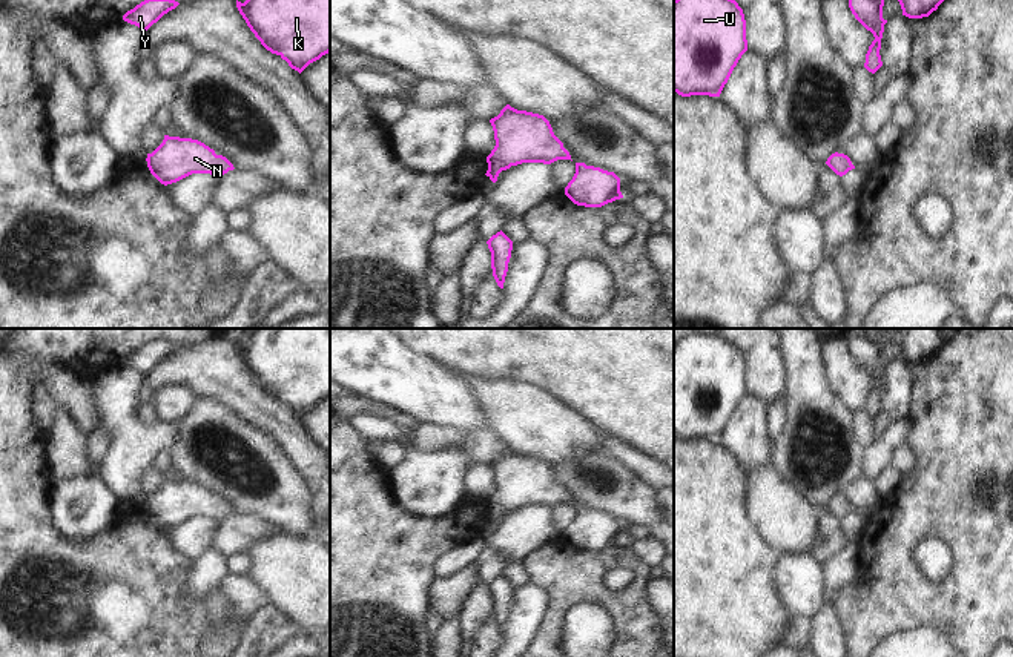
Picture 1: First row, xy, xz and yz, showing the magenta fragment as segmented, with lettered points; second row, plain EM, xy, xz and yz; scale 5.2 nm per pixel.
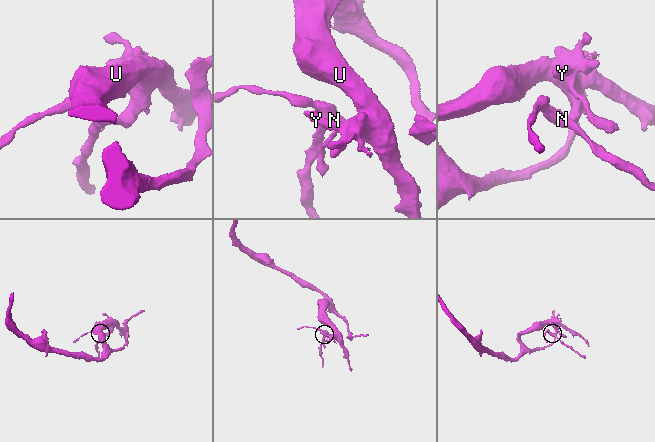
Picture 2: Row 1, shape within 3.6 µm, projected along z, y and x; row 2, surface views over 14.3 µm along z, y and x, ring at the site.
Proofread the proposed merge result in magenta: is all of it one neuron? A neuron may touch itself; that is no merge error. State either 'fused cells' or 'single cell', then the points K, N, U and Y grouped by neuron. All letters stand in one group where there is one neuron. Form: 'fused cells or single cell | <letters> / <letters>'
single cell | K N U Y

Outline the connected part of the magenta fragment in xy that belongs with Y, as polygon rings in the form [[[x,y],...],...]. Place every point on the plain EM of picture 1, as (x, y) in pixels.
[[[147,342],[123,359],[123,364],[138,370],[146,376],[164,358],[175,353],[180,347],[170,342]]]

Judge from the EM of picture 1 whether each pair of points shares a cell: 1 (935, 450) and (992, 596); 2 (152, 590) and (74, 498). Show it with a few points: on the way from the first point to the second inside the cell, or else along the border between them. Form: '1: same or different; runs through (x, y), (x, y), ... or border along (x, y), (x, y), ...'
1: same; runs through (944, 487), (944, 499), (992, 547), (992, 559)
2: different; border along (120, 502), (109, 530), (88, 541), (68, 541)

